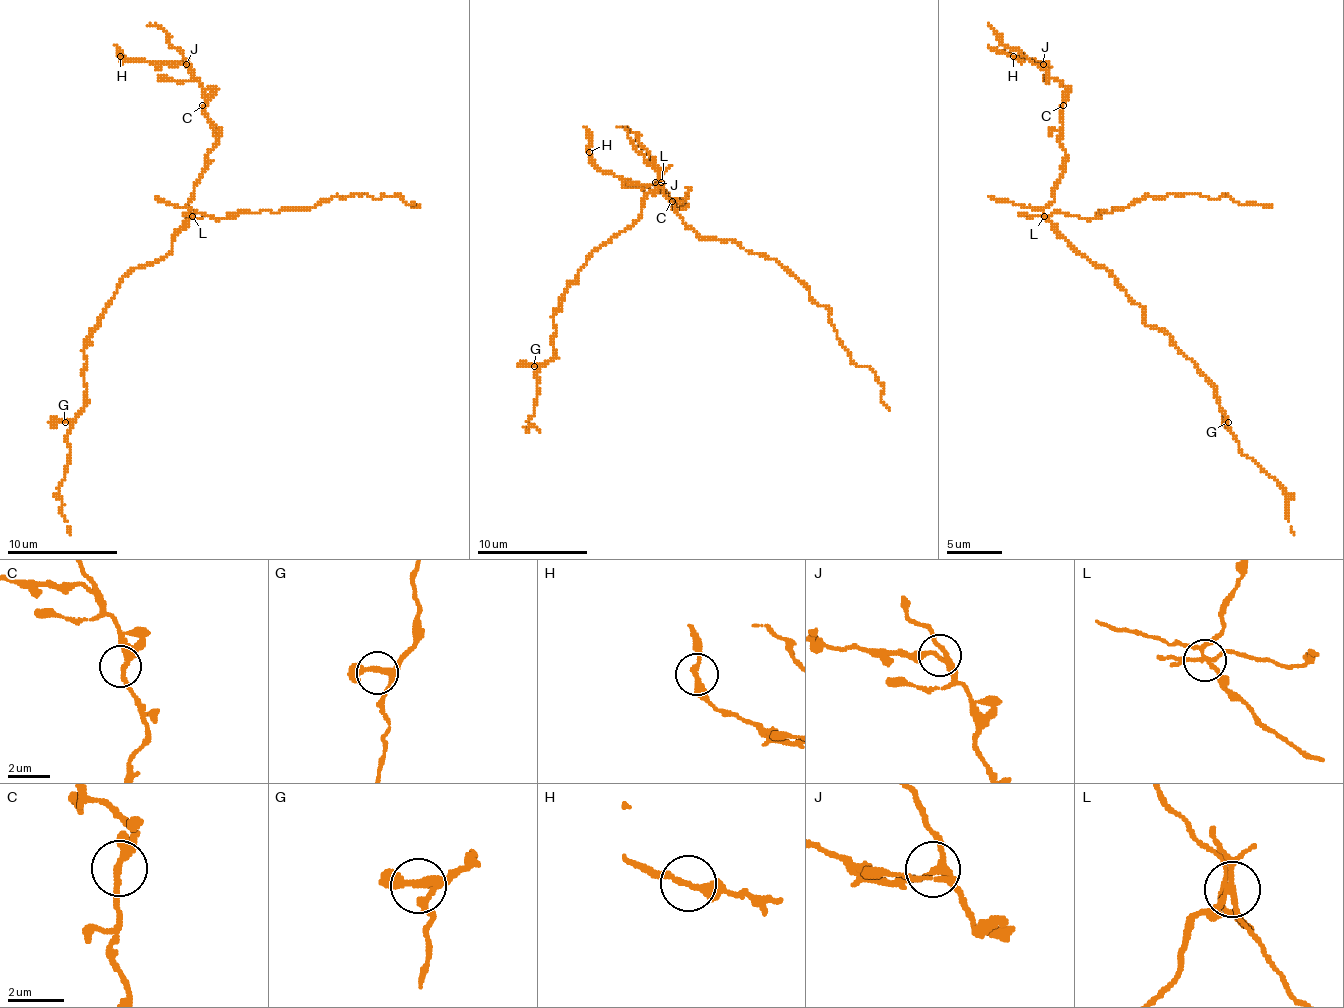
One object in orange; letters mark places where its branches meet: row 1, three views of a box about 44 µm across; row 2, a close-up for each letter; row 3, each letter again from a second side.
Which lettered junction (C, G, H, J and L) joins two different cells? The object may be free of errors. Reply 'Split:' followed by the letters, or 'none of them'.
Split: L

